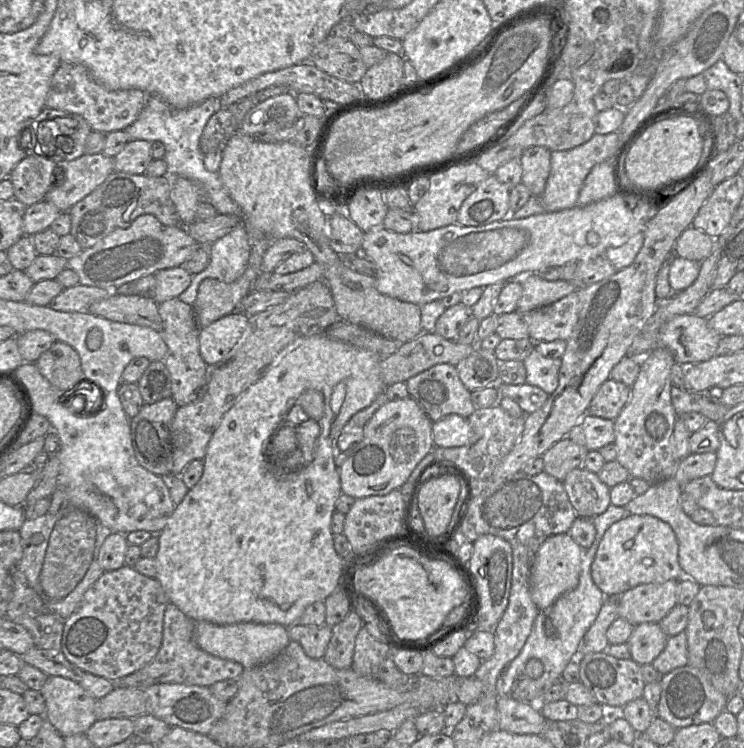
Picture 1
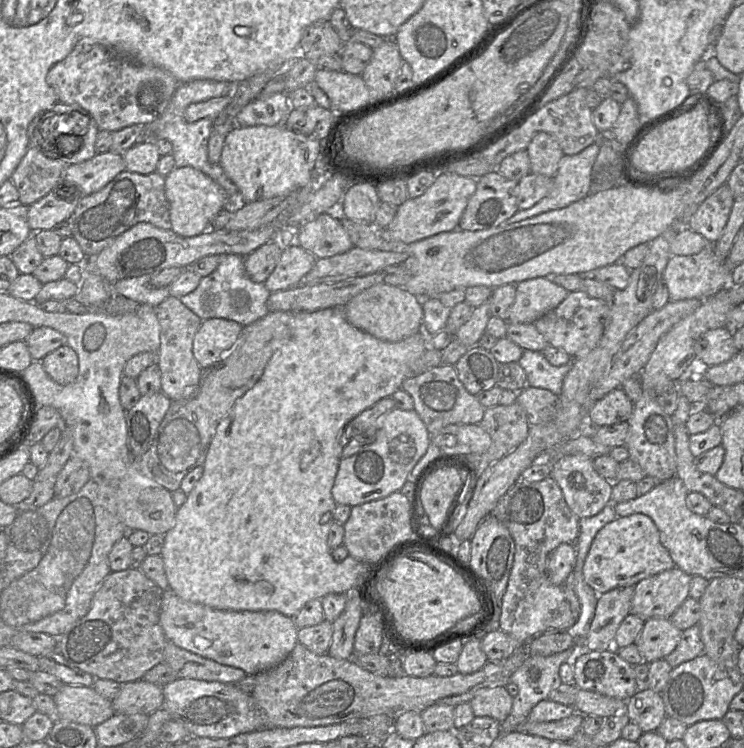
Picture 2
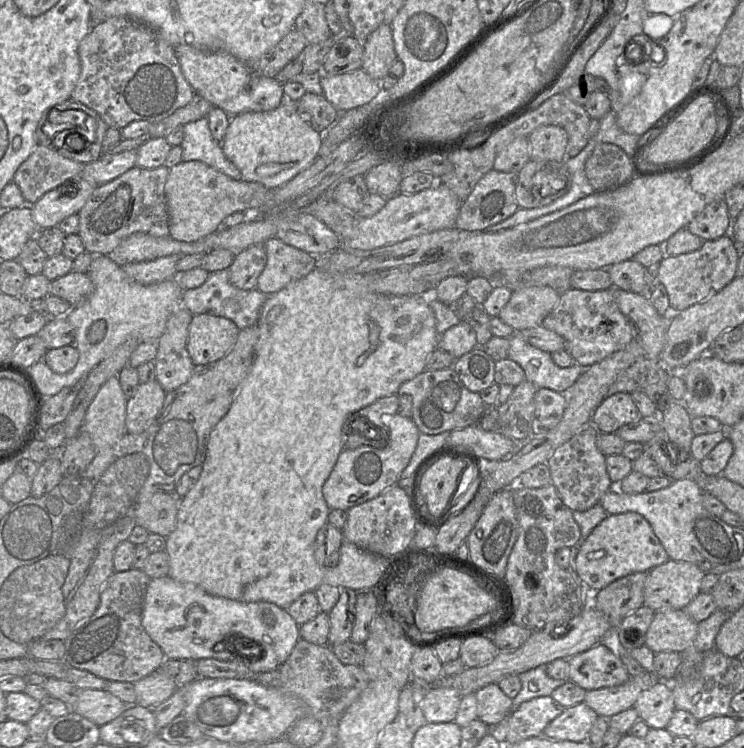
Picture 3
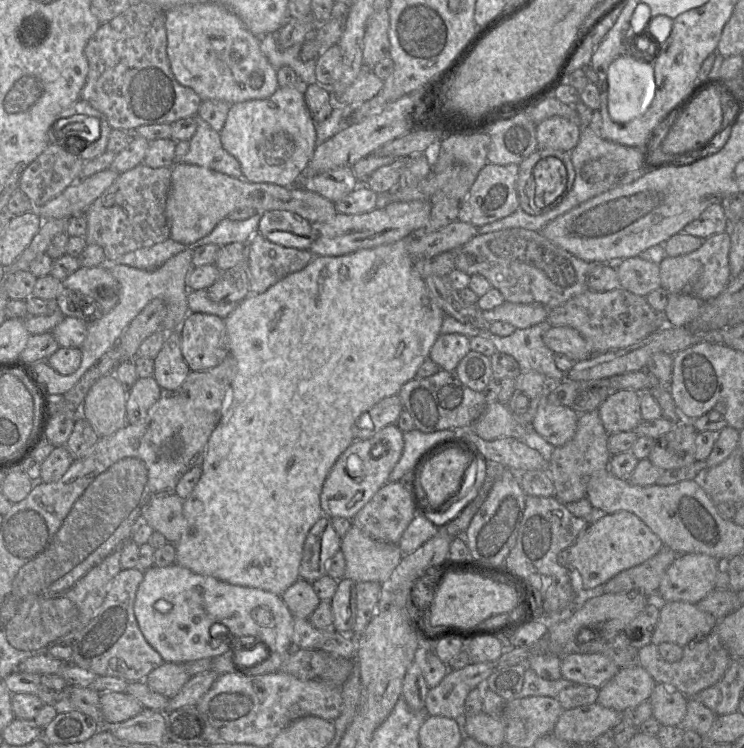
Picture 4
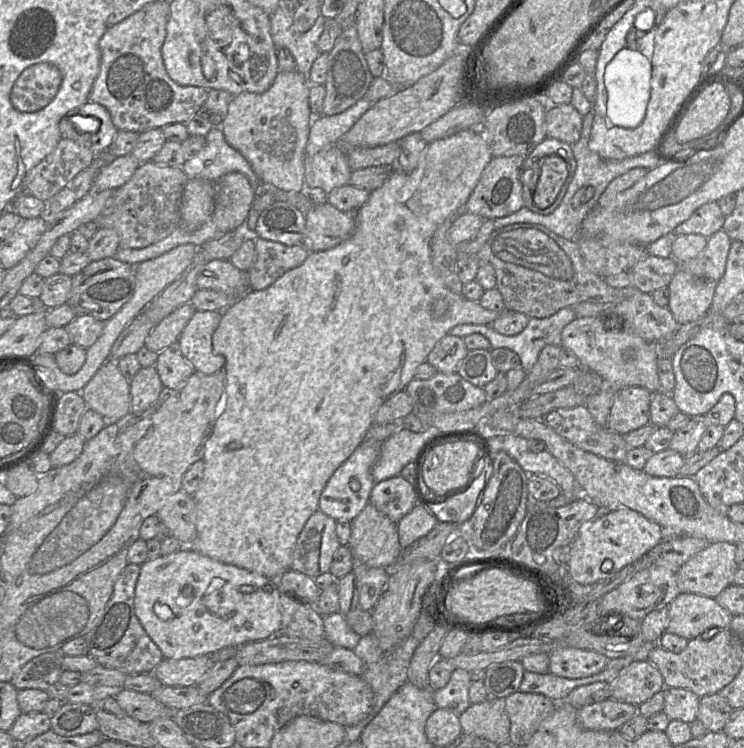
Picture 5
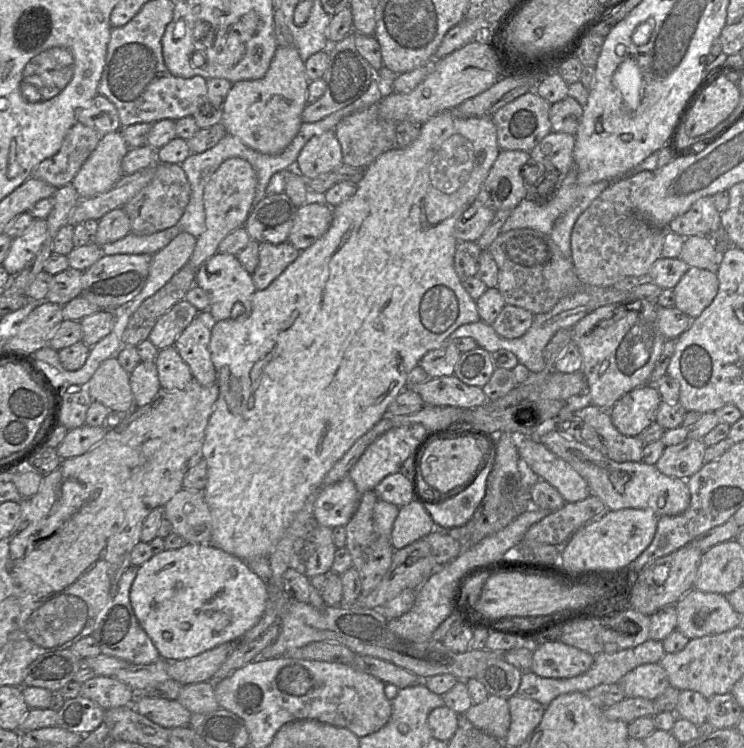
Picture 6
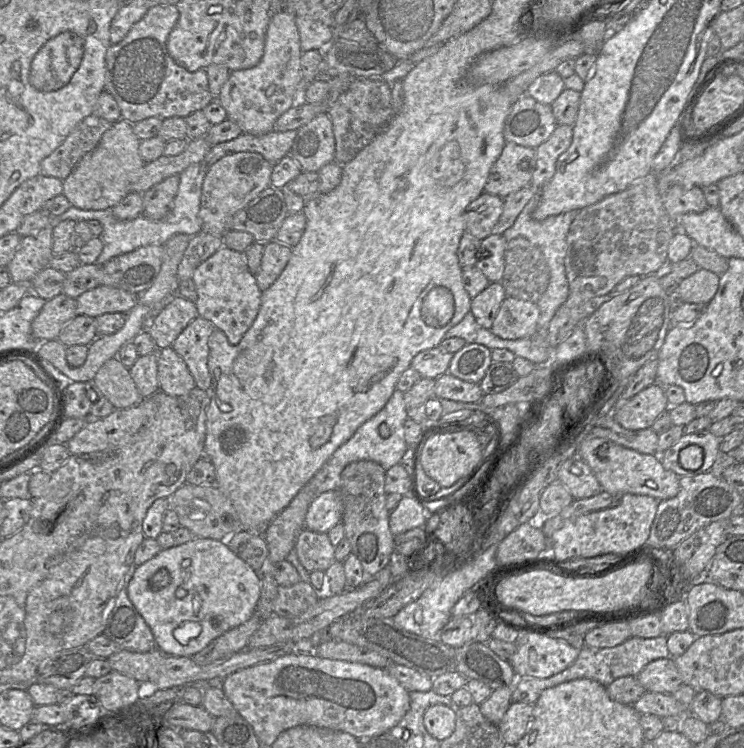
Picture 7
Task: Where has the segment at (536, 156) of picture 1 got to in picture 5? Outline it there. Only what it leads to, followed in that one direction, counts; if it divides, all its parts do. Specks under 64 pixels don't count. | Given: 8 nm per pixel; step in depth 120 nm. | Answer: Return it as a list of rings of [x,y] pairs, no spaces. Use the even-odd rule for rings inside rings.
[[[557,105],[545,112],[546,135],[569,145],[575,144],[581,135],[583,116],[573,105]]]

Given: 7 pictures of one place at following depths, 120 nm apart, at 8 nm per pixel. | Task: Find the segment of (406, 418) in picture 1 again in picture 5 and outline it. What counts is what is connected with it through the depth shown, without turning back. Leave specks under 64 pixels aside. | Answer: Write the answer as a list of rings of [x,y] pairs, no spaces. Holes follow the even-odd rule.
[[[363,441],[352,455],[334,472],[327,482],[319,499],[319,510],[336,521],[352,522],[370,503],[370,494],[374,486],[372,469],[376,463],[380,442]]]

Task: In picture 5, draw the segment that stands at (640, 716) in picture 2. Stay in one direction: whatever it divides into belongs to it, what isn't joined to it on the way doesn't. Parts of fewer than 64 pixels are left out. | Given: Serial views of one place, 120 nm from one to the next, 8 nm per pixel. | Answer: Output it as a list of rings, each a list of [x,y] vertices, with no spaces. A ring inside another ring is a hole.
[[[683,688],[663,689],[663,712],[670,720],[681,720],[691,724],[697,719],[700,697],[691,690]]]

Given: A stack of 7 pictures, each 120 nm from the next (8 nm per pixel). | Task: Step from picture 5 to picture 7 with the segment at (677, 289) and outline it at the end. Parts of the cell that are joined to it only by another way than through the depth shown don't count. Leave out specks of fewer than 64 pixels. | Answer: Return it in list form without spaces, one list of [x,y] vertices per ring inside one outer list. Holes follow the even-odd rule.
[[[700,268],[683,279],[678,287],[684,303],[707,305],[717,293],[720,277],[716,273]]]

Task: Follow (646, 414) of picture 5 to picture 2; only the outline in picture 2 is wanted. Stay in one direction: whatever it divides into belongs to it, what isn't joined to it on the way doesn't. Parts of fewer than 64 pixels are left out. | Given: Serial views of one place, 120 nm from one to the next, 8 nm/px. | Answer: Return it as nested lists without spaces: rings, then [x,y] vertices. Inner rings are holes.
[[[615,388],[596,401],[588,412],[587,427],[601,427],[628,421],[633,412],[634,403],[624,390]]]

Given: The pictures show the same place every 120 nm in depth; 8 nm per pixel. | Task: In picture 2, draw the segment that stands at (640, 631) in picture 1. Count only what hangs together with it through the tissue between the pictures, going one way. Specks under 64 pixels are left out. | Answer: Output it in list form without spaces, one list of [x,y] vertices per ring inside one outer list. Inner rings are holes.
[[[654,617],[645,621],[644,627],[635,641],[644,662],[651,663],[664,659],[672,653],[682,636],[670,618]]]

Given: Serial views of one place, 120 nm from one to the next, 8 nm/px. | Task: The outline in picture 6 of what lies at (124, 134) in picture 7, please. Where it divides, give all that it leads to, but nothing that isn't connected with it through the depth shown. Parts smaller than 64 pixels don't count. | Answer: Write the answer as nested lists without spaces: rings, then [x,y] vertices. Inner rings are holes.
[[[120,130],[106,134],[71,182],[80,198],[109,191],[124,176],[122,160],[129,150]]]

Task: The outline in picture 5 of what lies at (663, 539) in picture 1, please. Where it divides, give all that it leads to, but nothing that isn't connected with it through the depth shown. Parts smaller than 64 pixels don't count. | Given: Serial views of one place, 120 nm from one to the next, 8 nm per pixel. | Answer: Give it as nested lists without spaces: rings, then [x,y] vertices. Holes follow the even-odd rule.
[[[629,508],[602,511],[586,524],[570,544],[568,573],[579,584],[590,585],[614,576],[642,558],[663,540],[660,525]]]

